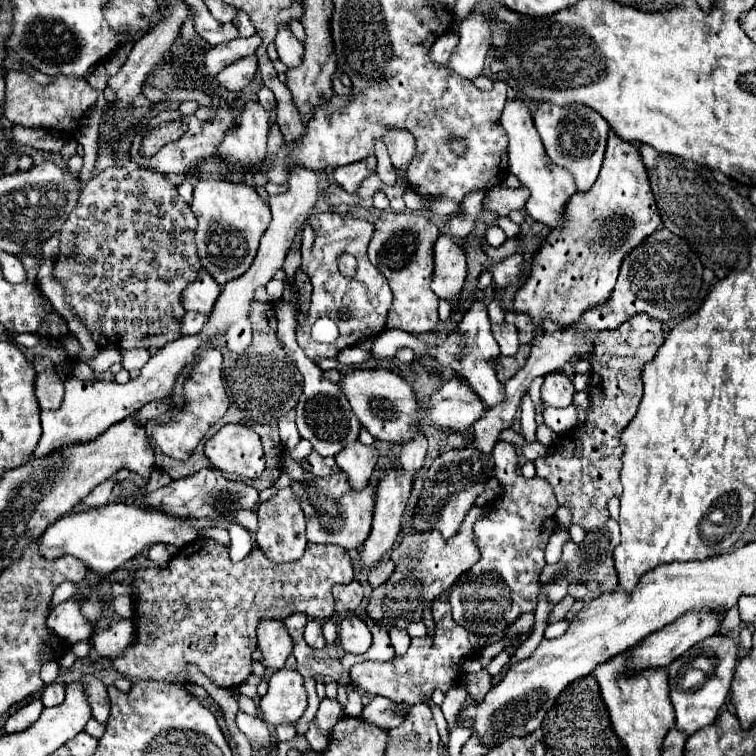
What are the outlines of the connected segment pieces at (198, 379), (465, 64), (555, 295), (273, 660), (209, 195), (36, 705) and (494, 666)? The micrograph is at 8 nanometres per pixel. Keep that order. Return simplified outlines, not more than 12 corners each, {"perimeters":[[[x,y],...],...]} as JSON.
{"perimeters":[[[204,351],[186,379],[184,409],[156,427],[178,461],[228,411],[222,353]],[[490,17],[460,23],[460,43],[448,61],[464,79],[482,73],[490,51]],[[610,129],[514,309],[576,323],[660,227],[638,145]],[[280,619],[258,625],[266,669],[282,669],[292,637]],[[200,179],[190,207],[204,269],[244,275],[268,229],[254,187]],[[30,701],[6,721],[6,733],[18,733],[40,717],[44,705]],[[502,651],[486,665],[490,677],[508,665],[510,653]]]}

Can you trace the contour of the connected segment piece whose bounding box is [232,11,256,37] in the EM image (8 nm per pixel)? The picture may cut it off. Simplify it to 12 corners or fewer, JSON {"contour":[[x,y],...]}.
{"contour":[[238,11],[232,23],[242,37],[256,33],[248,15]]}

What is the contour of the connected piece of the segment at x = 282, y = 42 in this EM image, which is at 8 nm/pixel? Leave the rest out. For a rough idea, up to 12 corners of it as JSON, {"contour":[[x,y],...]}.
{"contour":[[282,25],[276,35],[278,59],[286,67],[302,63],[304,45]]}

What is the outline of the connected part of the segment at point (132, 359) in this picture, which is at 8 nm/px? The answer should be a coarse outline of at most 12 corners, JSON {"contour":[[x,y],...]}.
{"contour":[[148,349],[122,351],[122,367],[142,369],[148,363]]}

